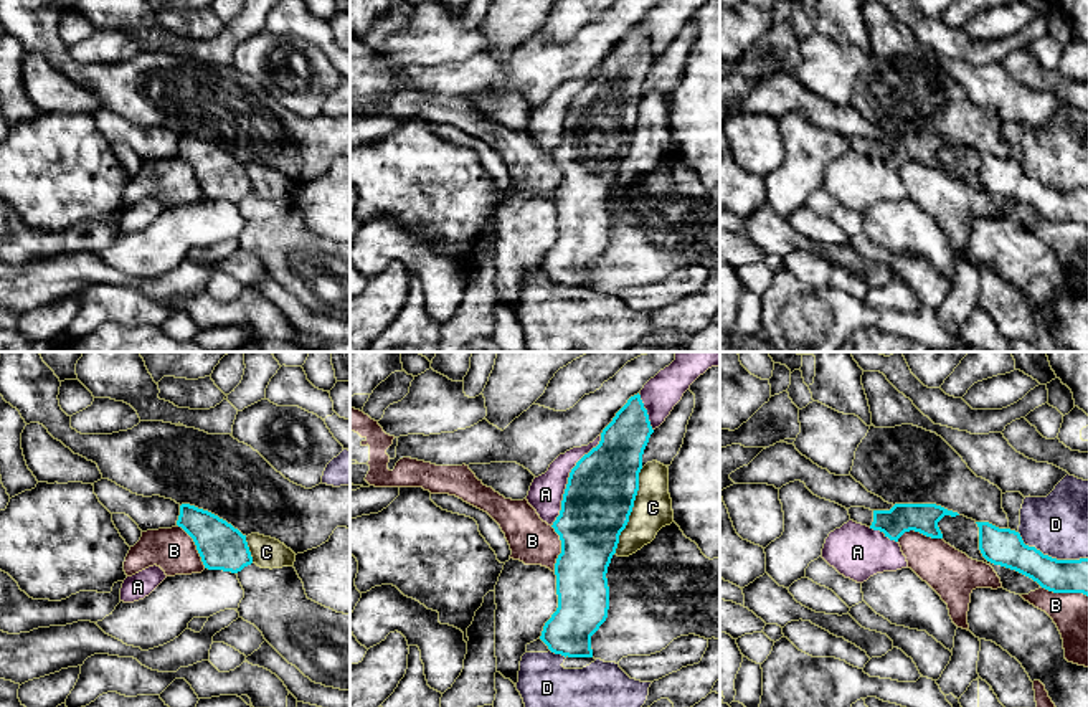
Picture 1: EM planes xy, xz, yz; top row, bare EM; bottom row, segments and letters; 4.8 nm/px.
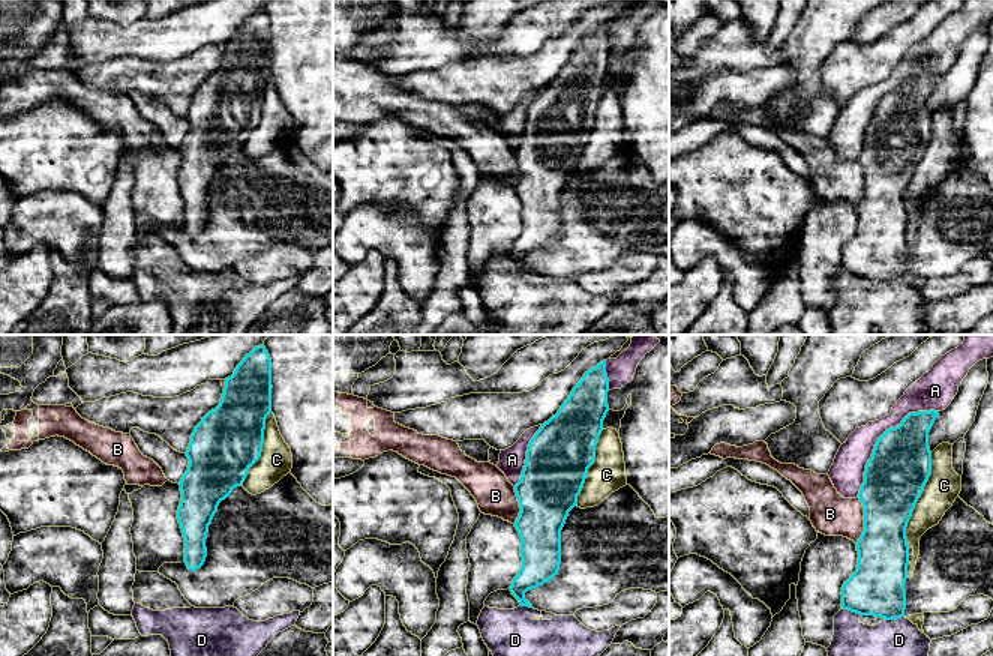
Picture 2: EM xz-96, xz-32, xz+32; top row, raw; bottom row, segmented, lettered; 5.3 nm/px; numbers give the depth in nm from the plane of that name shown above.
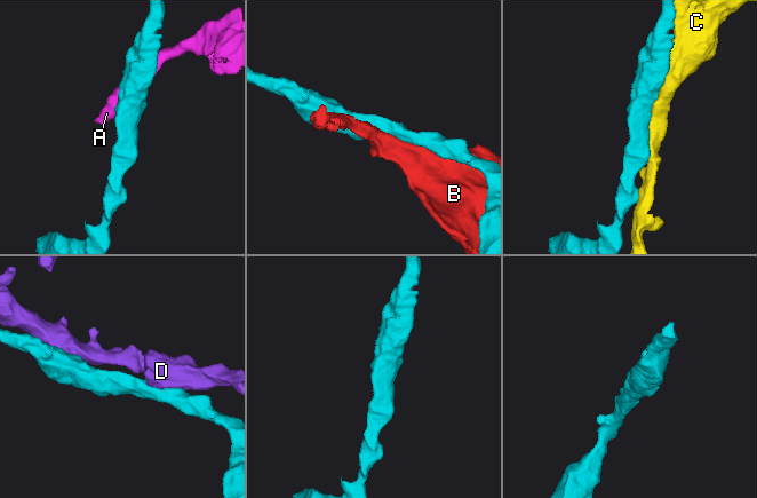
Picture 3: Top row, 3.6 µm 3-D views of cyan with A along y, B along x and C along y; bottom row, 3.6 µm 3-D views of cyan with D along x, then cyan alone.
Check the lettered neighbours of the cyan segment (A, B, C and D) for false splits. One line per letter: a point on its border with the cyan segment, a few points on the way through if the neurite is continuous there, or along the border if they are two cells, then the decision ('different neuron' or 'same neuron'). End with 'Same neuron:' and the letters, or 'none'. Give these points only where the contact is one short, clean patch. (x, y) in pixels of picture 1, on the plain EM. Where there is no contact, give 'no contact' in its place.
A: xz (568, 109) | different neuron
B: yz (918, 161) | different neuron
C: xz (631, 141) | different neuron
D: yz (1050, 187) | different neuron
Same neuron: none

